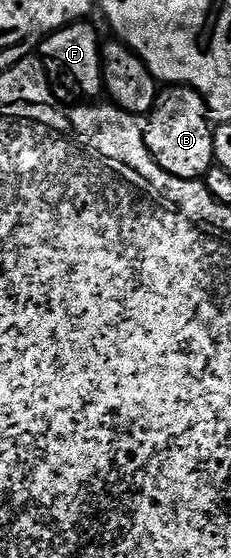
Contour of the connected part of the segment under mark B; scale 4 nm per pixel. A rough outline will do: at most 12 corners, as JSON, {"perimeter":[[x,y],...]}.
{"perimeter":[[171,85],[142,128],[173,177],[202,180],[215,163],[205,104]]}

